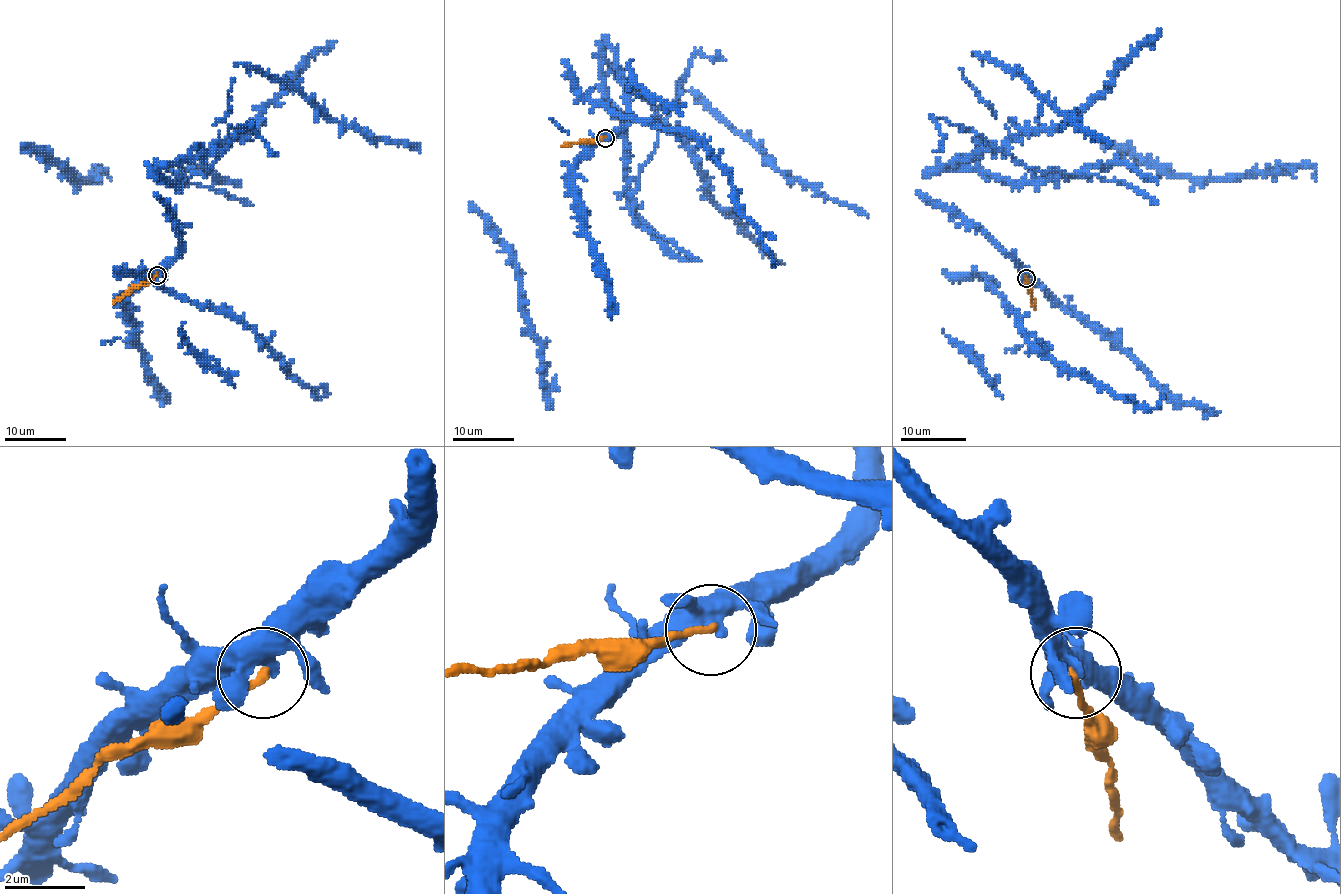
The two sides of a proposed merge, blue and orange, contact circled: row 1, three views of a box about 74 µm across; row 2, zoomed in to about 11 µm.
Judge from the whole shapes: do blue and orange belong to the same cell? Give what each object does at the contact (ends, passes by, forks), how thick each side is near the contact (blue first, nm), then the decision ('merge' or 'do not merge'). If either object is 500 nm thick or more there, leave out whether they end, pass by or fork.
blue forks there; orange ends there; 340 nm thick on the blue side, 190 nm on the other; do not merge

